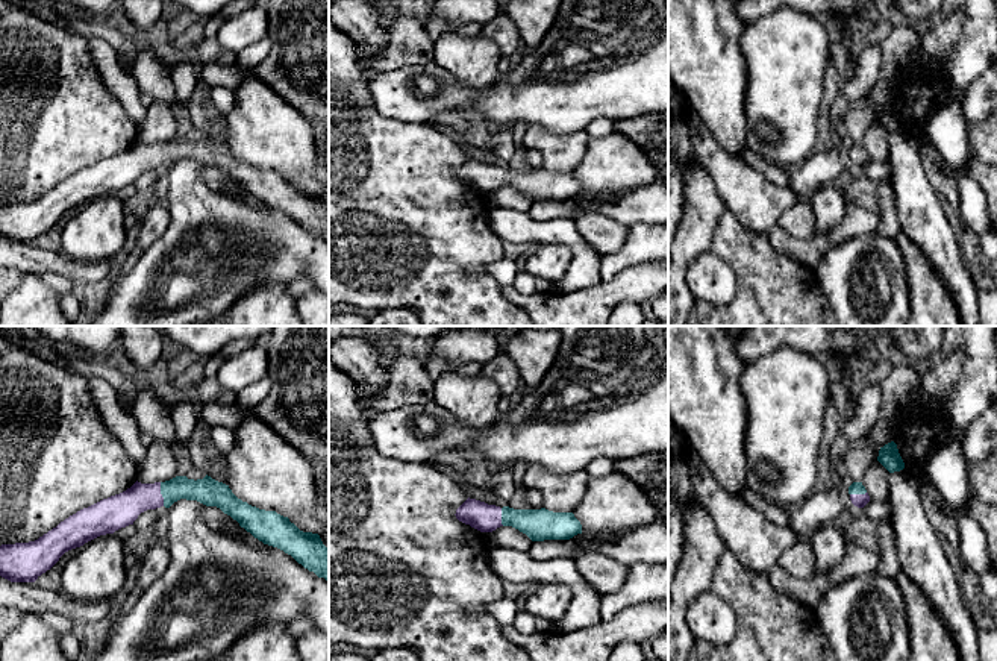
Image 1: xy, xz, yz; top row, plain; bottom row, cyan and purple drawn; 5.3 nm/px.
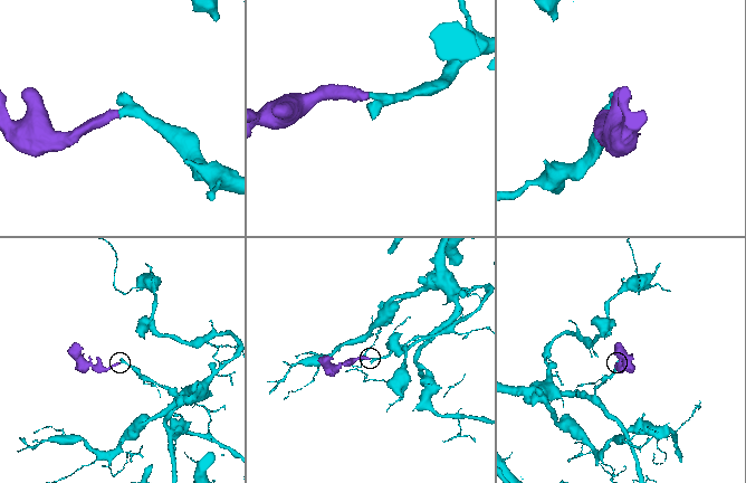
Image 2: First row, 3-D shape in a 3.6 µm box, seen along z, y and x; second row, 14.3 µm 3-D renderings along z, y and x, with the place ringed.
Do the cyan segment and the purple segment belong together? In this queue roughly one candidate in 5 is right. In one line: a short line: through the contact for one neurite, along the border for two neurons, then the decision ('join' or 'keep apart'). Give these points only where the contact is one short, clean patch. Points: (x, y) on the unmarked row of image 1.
line xy (208, 152), (171, 150), (162, 155), (141, 156), (121, 170); join

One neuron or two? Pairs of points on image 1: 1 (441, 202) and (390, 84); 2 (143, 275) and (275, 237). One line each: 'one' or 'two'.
1: two
2: one

